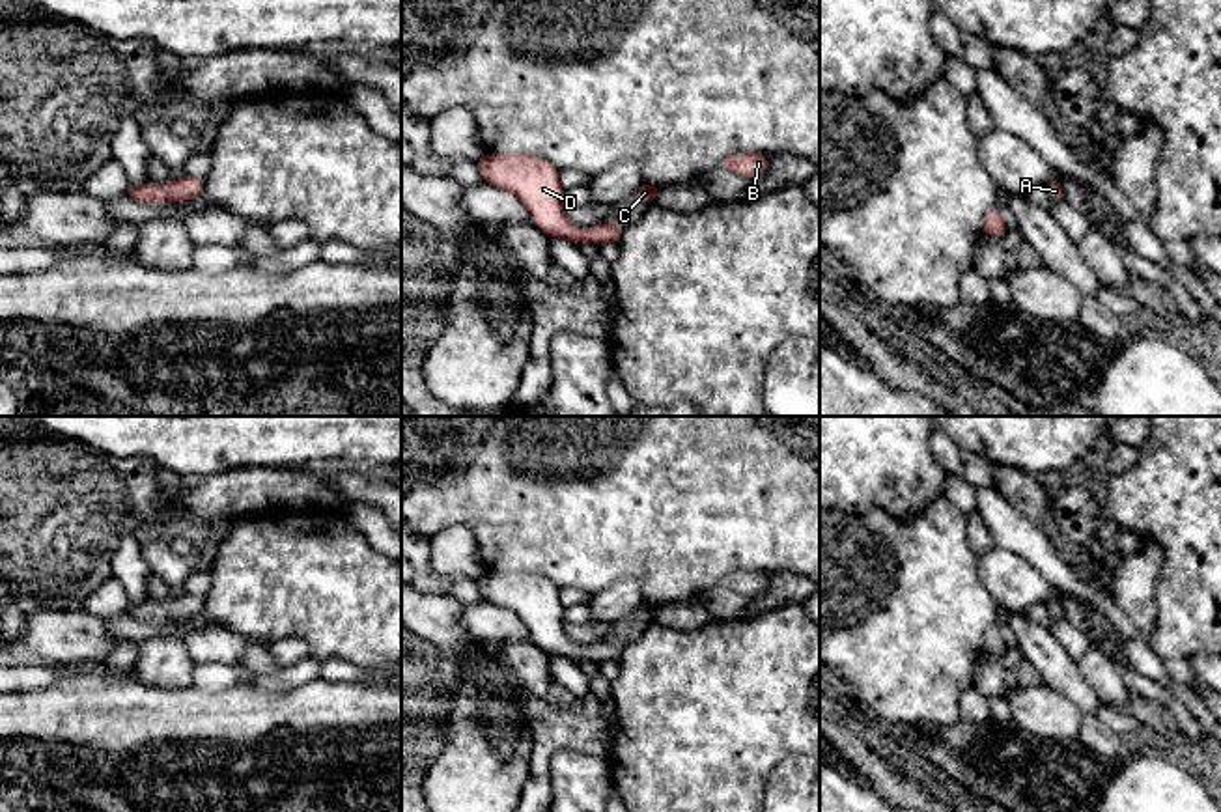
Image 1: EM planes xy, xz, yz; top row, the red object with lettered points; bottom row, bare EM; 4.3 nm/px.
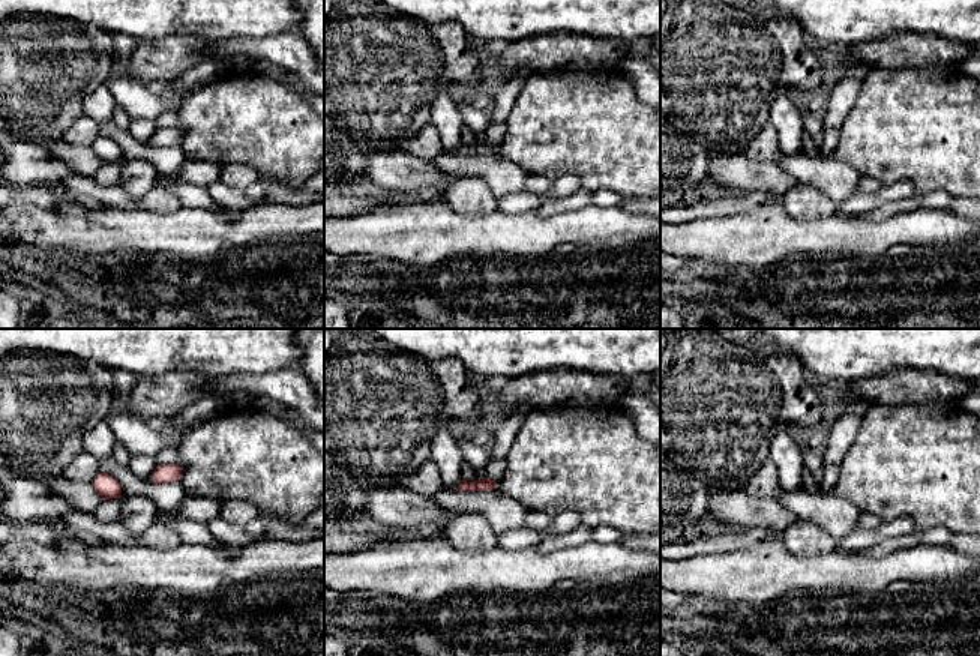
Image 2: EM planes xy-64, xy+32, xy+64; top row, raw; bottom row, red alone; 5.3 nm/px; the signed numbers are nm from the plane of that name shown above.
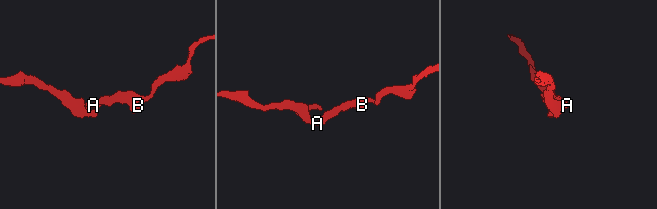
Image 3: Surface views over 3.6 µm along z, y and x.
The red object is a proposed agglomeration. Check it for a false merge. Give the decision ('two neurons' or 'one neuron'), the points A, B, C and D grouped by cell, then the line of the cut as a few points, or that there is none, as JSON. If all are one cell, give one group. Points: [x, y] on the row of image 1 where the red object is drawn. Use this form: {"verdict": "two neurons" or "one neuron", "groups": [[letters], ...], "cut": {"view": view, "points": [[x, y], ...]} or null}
{"verdict": "one neuron", "groups": [["A", "B", "C", "D"]], "cut": null}

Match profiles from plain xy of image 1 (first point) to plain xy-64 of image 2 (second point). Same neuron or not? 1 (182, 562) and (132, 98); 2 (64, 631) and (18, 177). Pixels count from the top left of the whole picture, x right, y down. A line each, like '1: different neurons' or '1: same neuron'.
1: same neuron
2: same neuron

